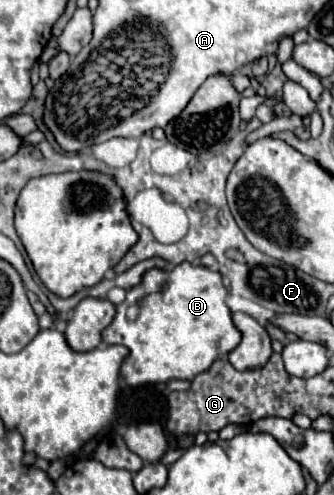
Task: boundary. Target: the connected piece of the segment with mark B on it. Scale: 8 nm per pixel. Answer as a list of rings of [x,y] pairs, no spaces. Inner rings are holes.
[[[182,262],[174,266],[174,270],[154,268],[146,272],[144,280],[128,290],[126,300],[116,306],[116,318],[102,332],[104,344],[122,344],[130,350],[120,368],[122,380],[130,386],[194,380],[200,372],[208,370],[220,354],[236,348],[240,332],[232,324],[226,294],[228,290],[222,276],[204,266]],[[136,300],[140,300],[140,316],[136,322],[128,322],[124,310]]]

